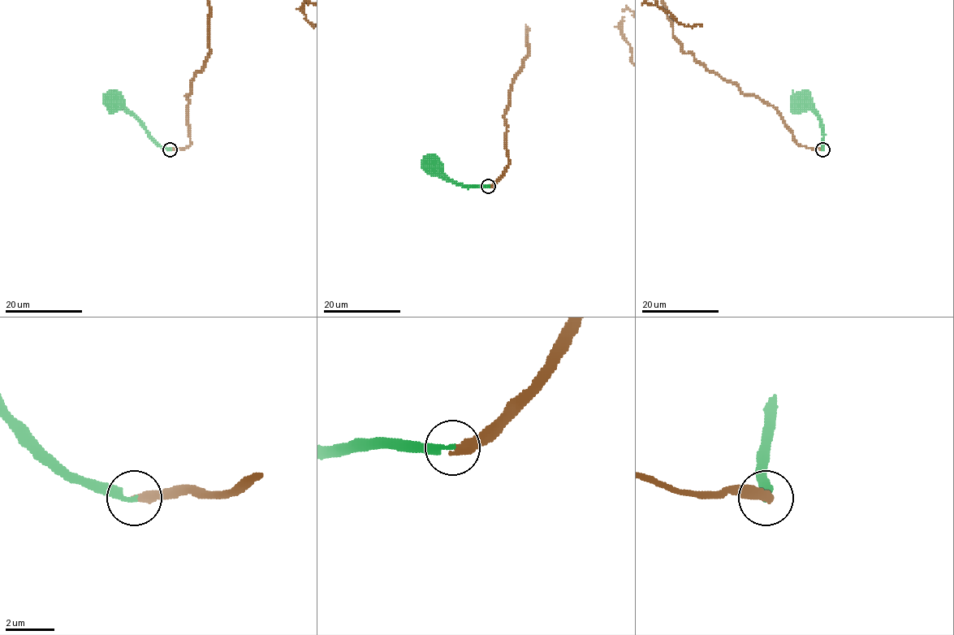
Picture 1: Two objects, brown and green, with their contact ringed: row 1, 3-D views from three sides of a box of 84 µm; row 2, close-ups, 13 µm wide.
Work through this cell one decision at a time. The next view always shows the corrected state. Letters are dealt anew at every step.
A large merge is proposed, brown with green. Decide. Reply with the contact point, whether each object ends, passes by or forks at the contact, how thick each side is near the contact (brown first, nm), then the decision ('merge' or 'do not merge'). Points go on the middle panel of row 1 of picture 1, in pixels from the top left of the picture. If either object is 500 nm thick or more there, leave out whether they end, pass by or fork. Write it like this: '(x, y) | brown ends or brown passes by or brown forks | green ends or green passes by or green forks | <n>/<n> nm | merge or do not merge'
(488, 186) | brown ends | green ends | 440/260 nm | merge

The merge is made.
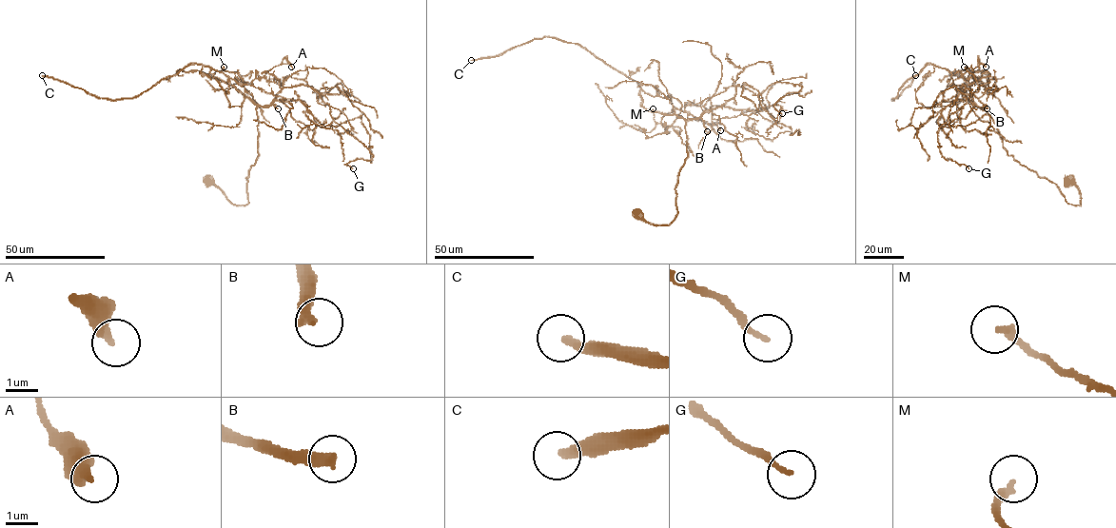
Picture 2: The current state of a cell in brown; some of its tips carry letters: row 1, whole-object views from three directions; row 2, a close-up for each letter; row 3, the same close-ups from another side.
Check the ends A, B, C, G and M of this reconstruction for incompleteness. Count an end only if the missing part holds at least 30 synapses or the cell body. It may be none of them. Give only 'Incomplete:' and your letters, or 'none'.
Incomplete: B, C

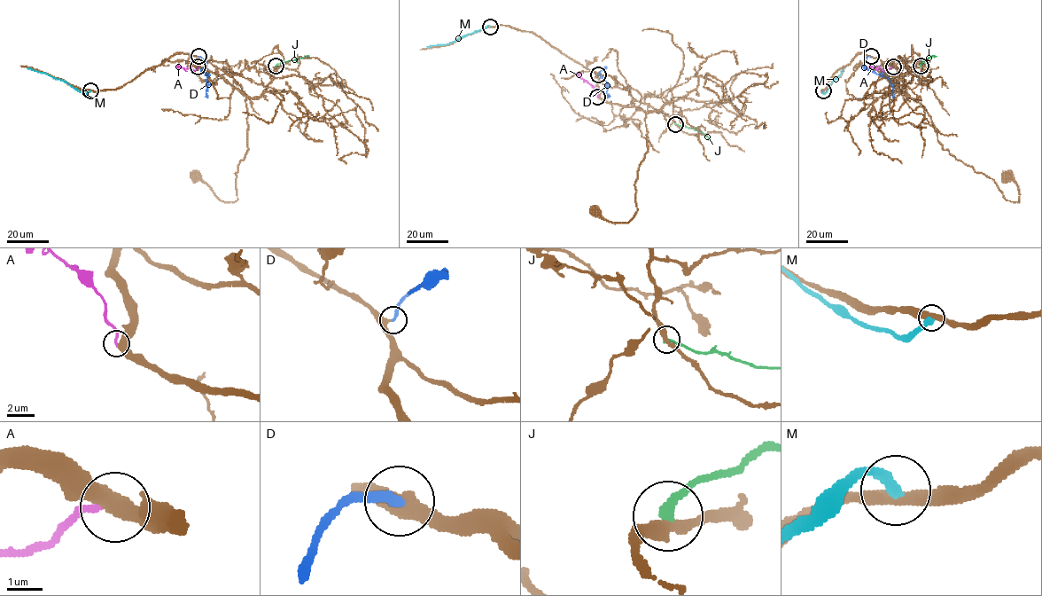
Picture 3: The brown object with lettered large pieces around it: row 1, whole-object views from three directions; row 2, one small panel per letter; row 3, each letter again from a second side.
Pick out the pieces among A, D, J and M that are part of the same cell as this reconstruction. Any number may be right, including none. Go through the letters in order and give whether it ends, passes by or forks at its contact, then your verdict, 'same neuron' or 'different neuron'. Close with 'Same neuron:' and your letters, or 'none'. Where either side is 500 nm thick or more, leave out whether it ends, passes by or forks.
A: it ends | different neuron
D: it ends | same neuron
J: it ends | different neuron
M: it ends | different neuron
Same neuron: D

